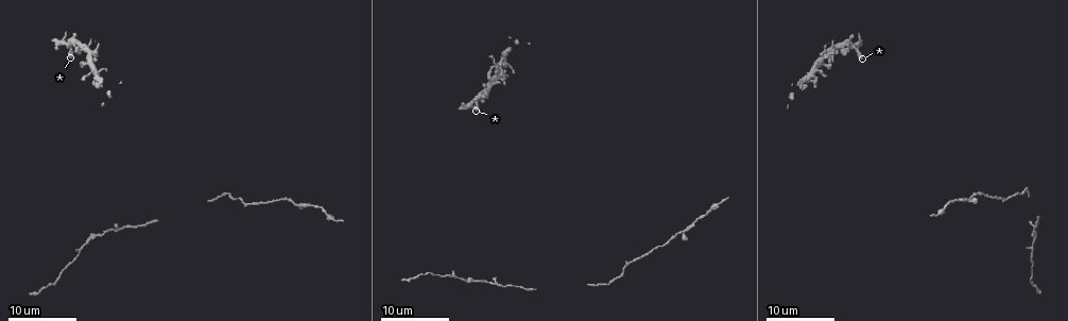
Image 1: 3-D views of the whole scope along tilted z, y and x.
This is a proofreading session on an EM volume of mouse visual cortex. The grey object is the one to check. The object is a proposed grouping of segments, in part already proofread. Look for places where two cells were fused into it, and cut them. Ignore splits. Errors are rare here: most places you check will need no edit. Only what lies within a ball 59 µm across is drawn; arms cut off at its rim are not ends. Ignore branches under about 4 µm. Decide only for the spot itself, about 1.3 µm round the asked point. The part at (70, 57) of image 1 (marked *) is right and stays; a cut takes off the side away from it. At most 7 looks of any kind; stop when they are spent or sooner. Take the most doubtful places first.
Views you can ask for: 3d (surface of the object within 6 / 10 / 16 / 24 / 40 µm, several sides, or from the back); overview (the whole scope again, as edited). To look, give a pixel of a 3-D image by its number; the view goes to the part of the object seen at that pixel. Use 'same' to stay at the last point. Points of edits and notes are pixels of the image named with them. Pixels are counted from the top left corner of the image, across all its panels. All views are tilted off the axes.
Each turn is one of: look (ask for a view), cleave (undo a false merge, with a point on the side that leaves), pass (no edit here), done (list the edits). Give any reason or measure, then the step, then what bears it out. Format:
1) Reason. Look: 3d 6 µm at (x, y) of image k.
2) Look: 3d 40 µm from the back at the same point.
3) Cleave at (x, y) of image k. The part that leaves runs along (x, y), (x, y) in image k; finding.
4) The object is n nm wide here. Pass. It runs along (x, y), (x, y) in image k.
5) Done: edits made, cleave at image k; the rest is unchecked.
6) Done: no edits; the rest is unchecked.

Branch point. Look: 3d 16 µm at (1033, 228) of image 1.

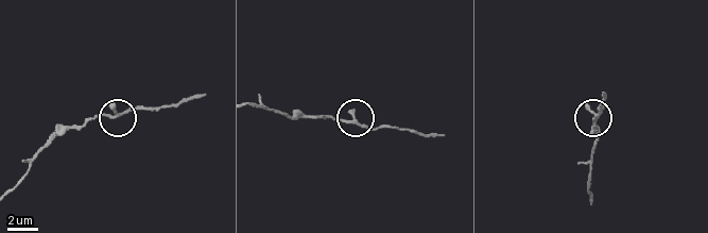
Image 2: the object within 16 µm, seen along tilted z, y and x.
Look: 3d 10 µm at (596, 116) of image 2.

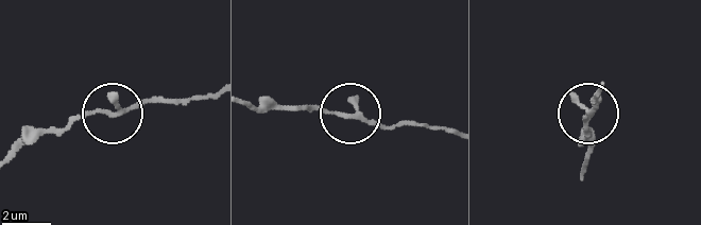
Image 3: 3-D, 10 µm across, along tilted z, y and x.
The object is 160 nm wide here. Pass. One cell here.

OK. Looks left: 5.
Three arms meet. Look: 3d 16 µm at (300, 205) of image 1.

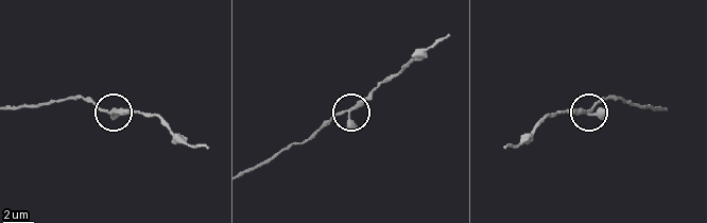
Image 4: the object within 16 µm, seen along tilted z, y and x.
Look: 3d 6 µm at (586, 111) of image 4.

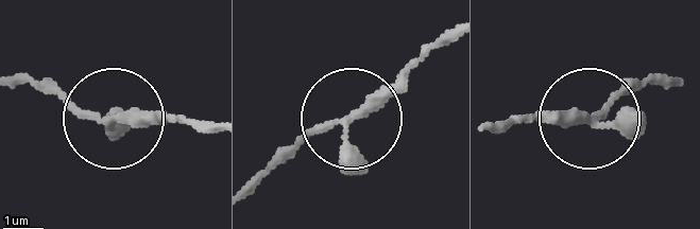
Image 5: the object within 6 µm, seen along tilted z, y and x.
3 arms meet here. Pass. It runs along (664, 87), (637, 86), (596, 116), (489, 123) in image 5; one cell here.

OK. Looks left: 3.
Look: 3d 16 µm at (84, 244) of image 1.

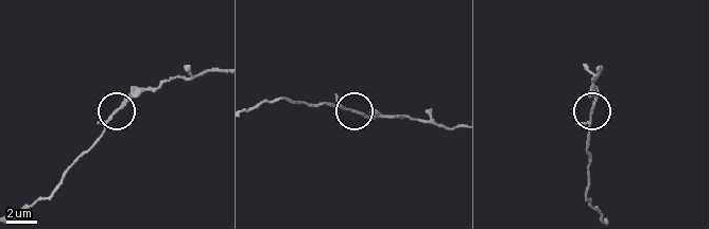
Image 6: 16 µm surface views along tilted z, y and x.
Look: 3d 10 µm at (358, 113) of image 6.

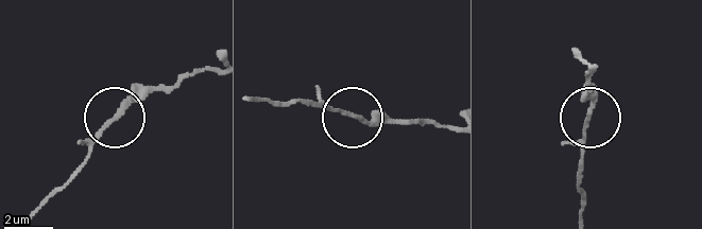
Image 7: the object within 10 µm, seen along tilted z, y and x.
Pass. One cell here.

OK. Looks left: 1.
Done: no edits; the rest is unchecked.

